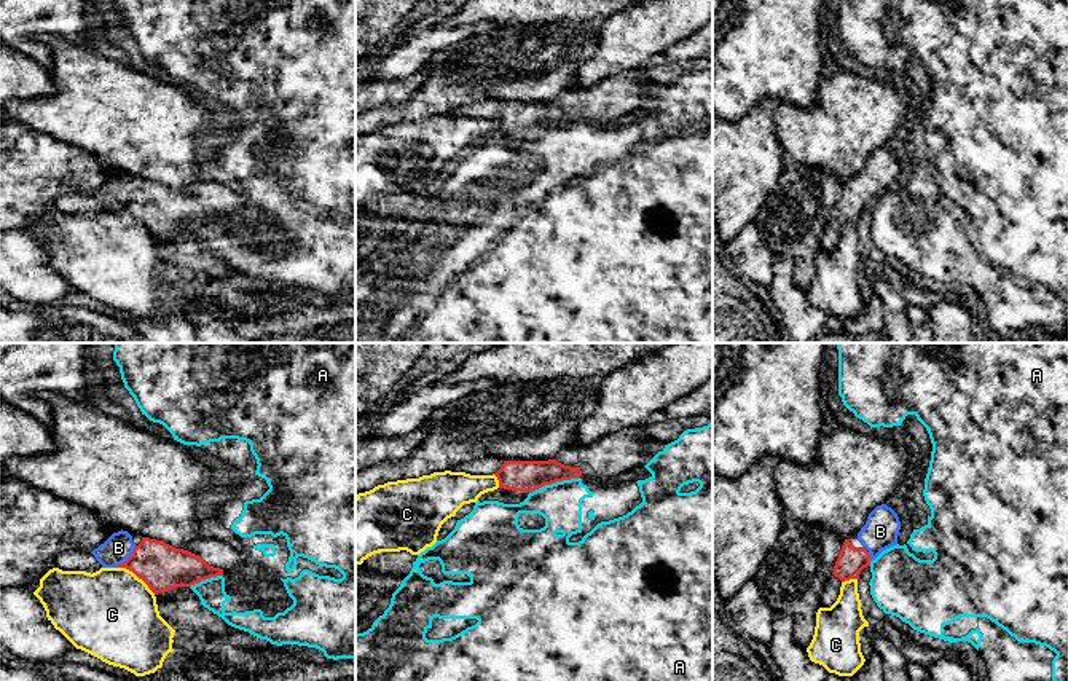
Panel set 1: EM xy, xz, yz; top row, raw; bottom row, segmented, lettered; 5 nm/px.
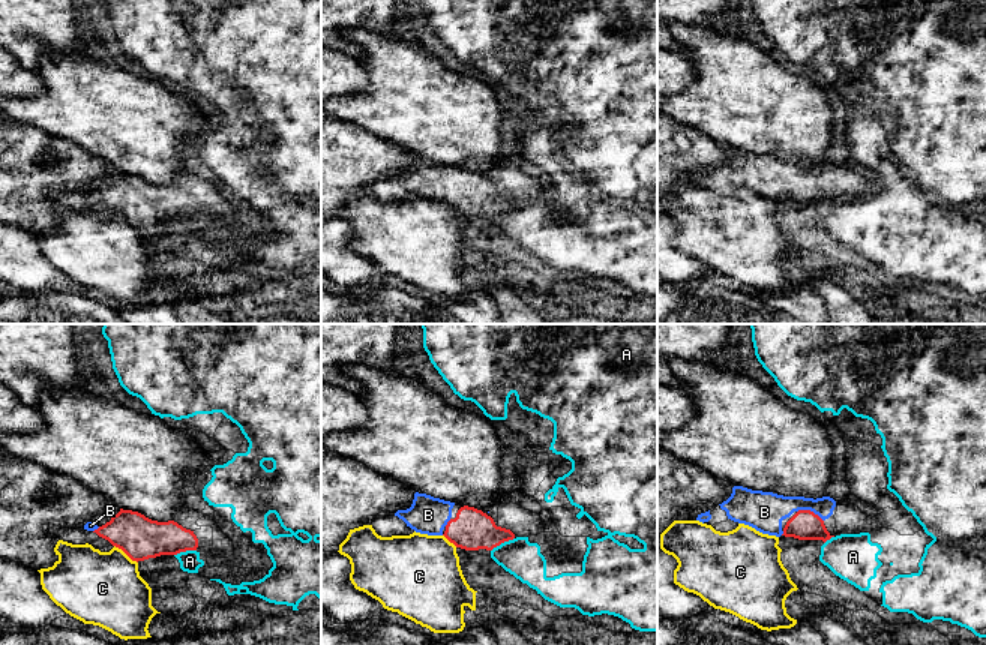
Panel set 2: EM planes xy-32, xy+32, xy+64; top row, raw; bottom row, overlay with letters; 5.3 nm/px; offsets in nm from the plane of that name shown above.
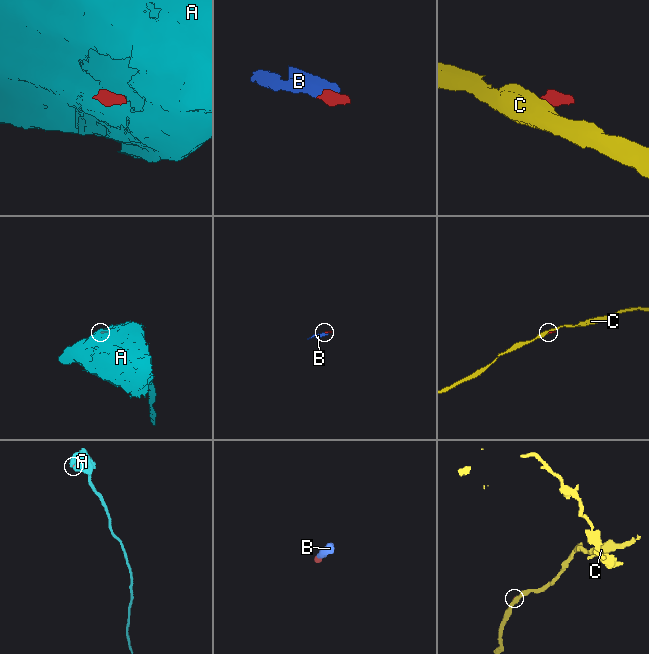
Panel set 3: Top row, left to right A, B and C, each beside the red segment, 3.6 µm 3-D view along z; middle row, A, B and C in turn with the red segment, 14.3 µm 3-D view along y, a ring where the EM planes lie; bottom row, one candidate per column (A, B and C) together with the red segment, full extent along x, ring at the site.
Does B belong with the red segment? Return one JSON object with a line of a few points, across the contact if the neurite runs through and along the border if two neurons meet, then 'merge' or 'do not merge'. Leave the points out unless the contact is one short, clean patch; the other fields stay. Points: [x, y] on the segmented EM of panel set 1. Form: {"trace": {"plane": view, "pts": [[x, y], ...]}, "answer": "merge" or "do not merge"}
{"trace": {"plane": "xy", "pts": [[161, 566], [152, 560], [129, 557], [118, 547]]}, "answer": "merge"}

